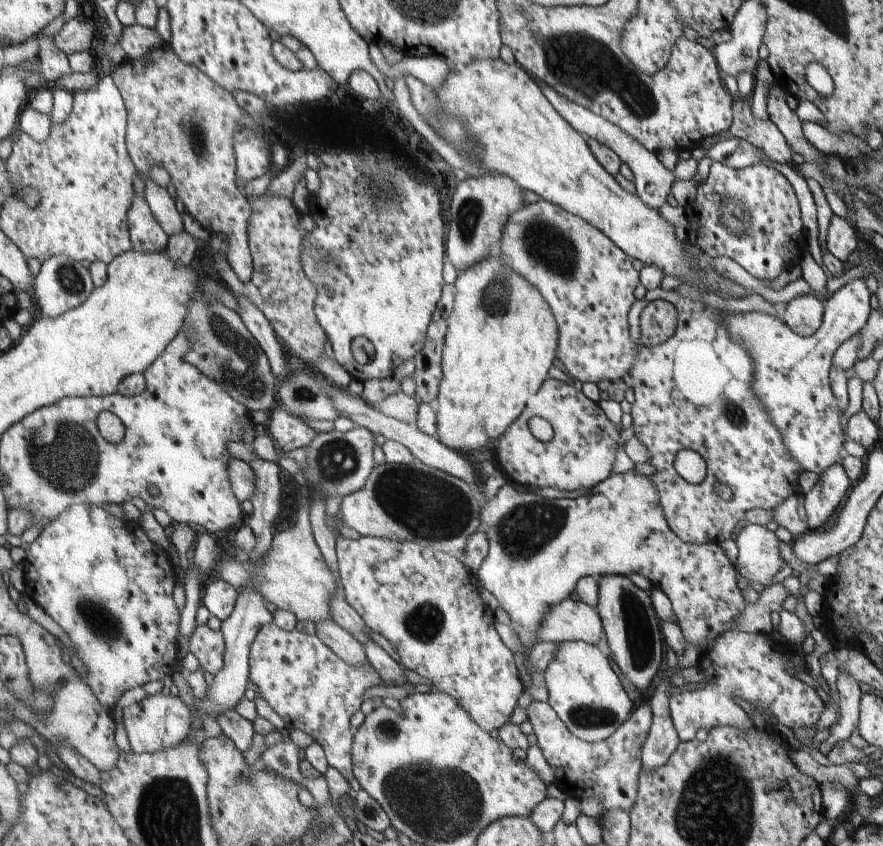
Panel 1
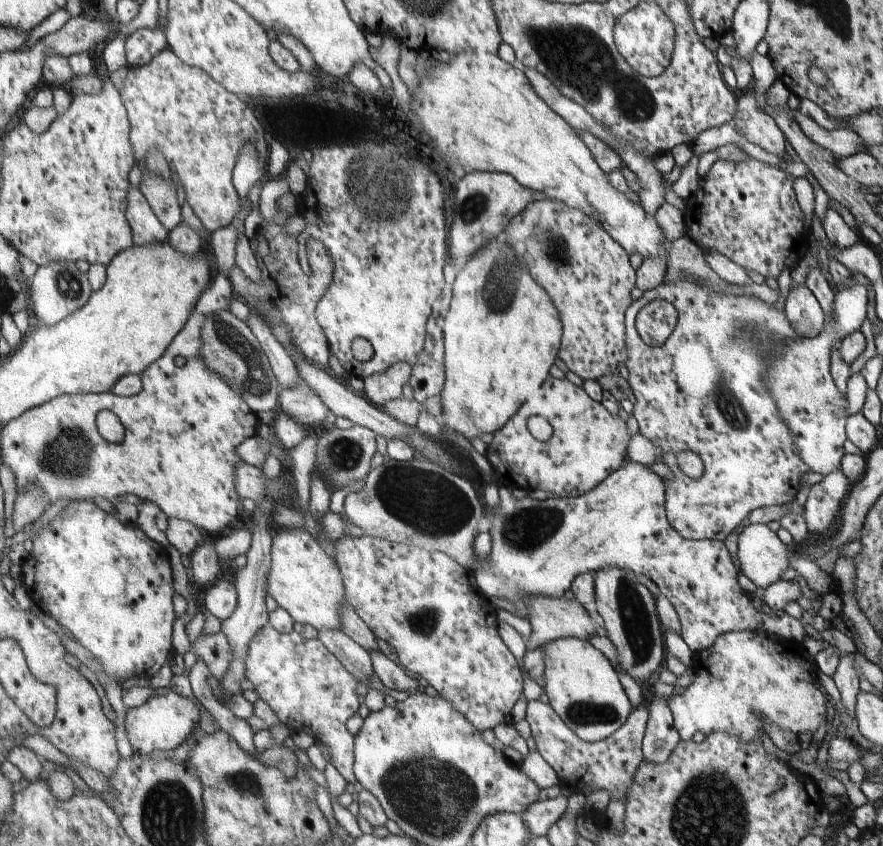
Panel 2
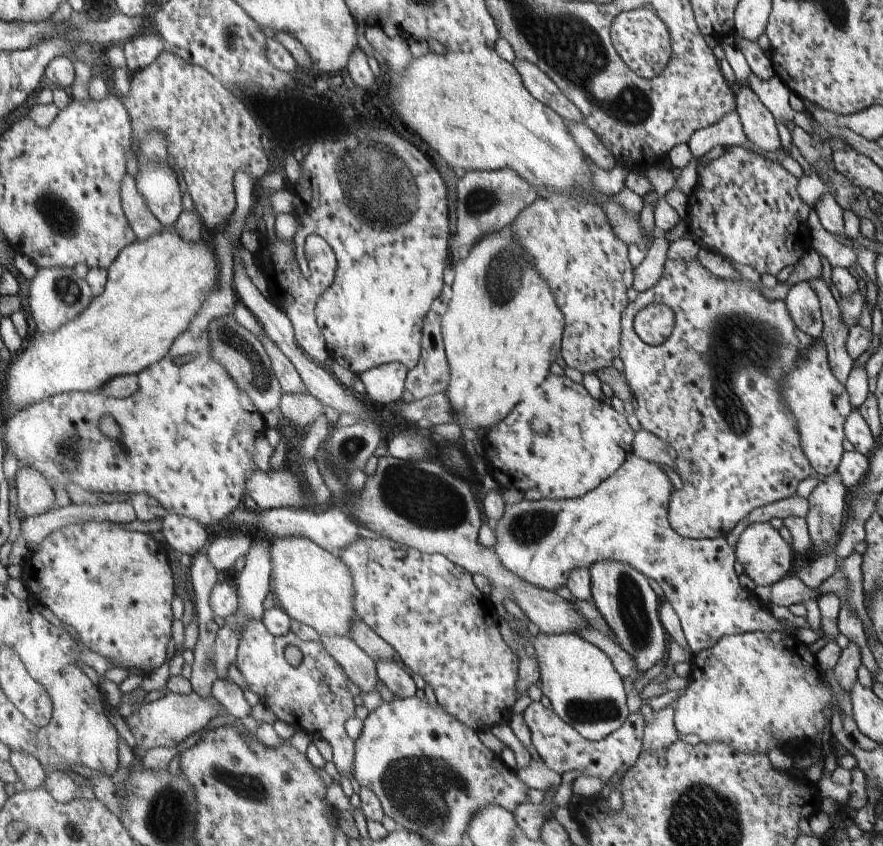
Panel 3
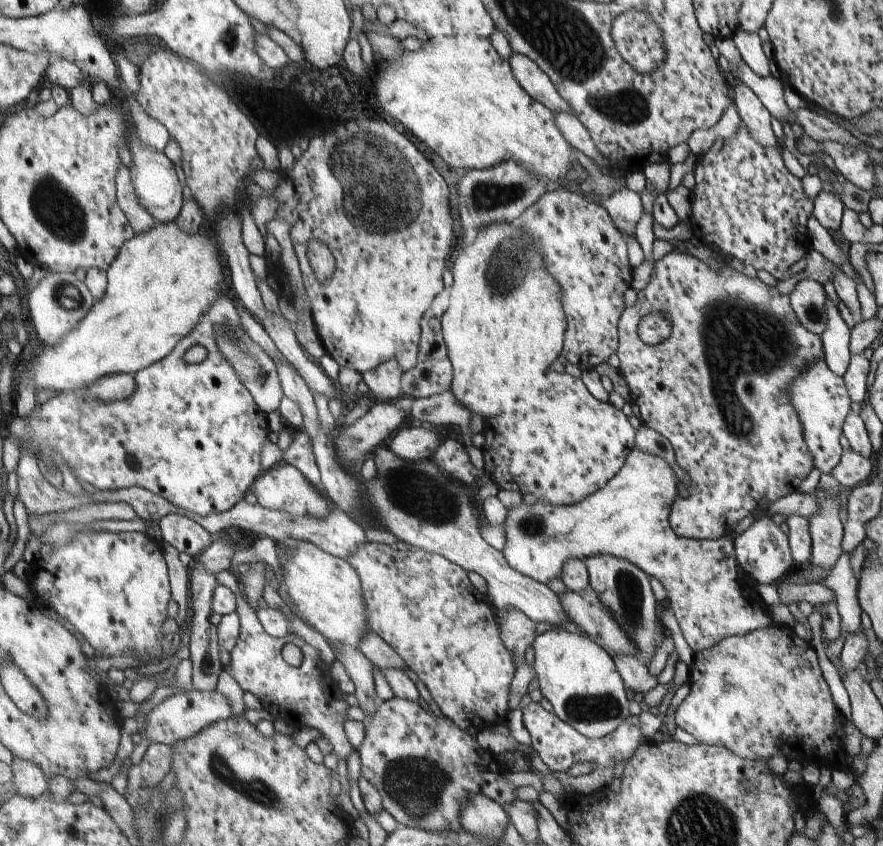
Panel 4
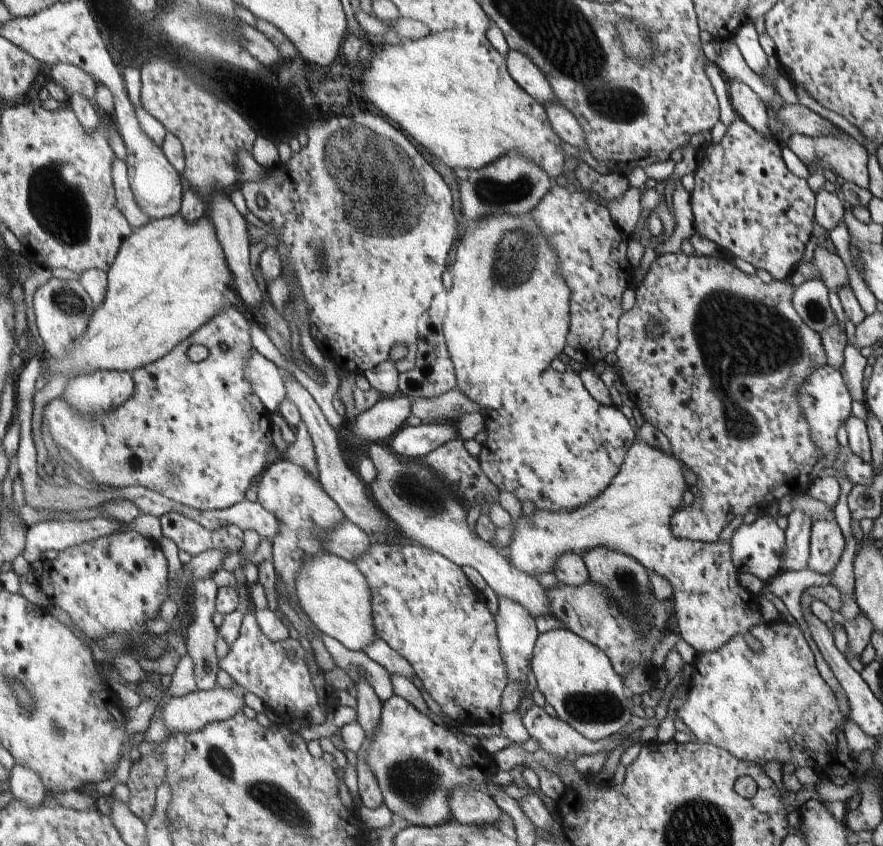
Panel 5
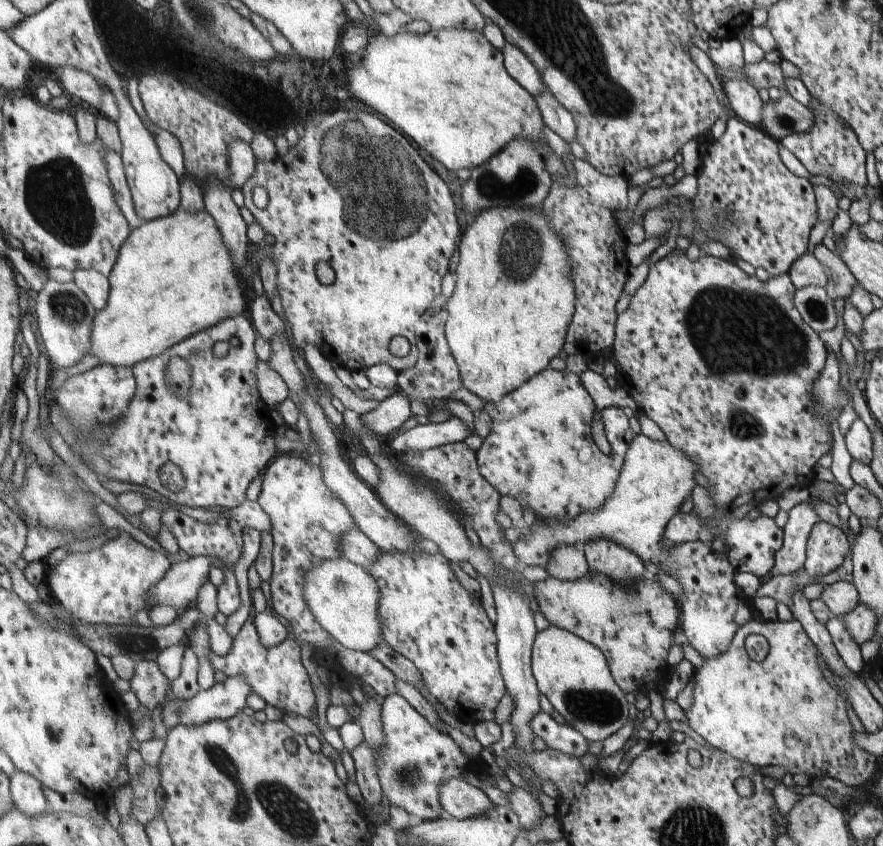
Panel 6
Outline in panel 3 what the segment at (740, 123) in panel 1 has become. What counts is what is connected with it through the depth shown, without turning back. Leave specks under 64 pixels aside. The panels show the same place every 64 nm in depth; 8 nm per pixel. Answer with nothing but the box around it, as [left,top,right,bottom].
[735,84,782,152]

